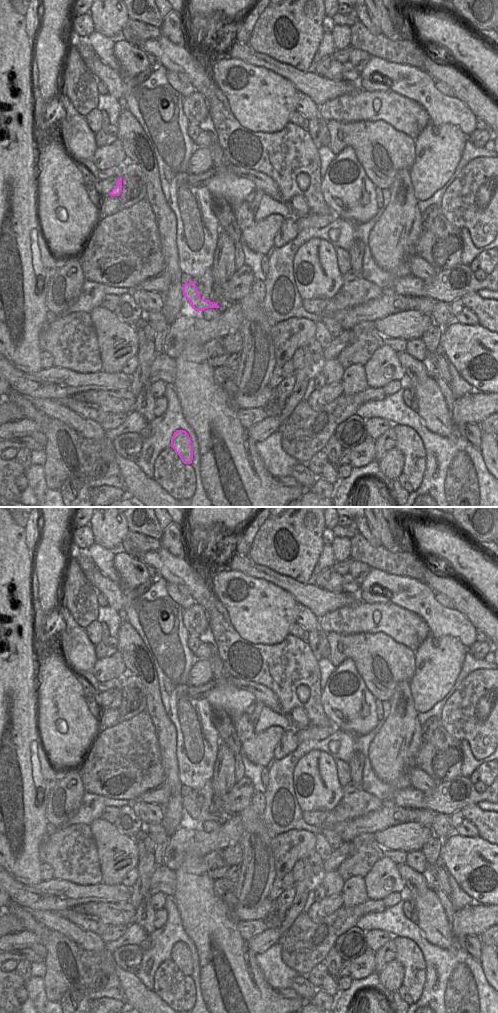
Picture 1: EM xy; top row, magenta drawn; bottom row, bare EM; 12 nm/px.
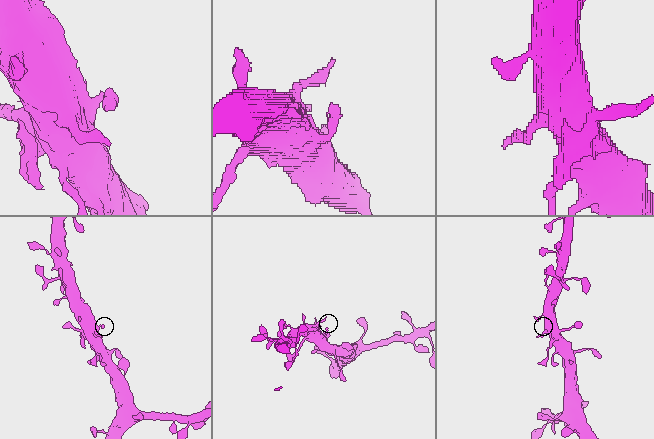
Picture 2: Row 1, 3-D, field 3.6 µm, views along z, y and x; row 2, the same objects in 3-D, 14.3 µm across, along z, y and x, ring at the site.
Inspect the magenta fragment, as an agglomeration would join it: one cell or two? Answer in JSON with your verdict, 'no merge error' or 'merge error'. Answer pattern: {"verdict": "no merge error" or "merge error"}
{"verdict": "no merge error"}

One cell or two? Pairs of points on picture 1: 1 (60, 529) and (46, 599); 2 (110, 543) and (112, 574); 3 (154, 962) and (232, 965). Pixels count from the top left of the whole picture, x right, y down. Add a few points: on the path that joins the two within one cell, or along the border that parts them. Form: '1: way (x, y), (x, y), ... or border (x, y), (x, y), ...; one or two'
1: way (50, 546), (47, 582); one
2: border (95, 542), (112, 550); two
3: border (192, 941), (197, 952), (200, 987); two

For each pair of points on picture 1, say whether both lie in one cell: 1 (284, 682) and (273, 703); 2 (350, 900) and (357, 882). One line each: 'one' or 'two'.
1: two
2: one

